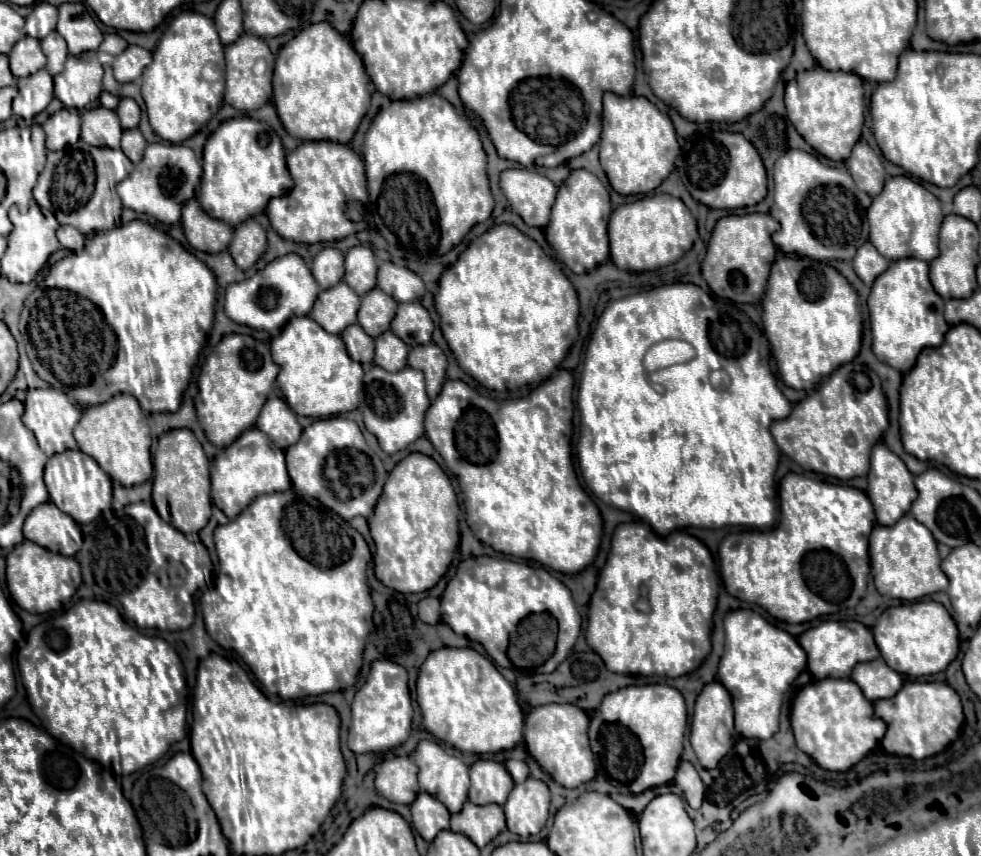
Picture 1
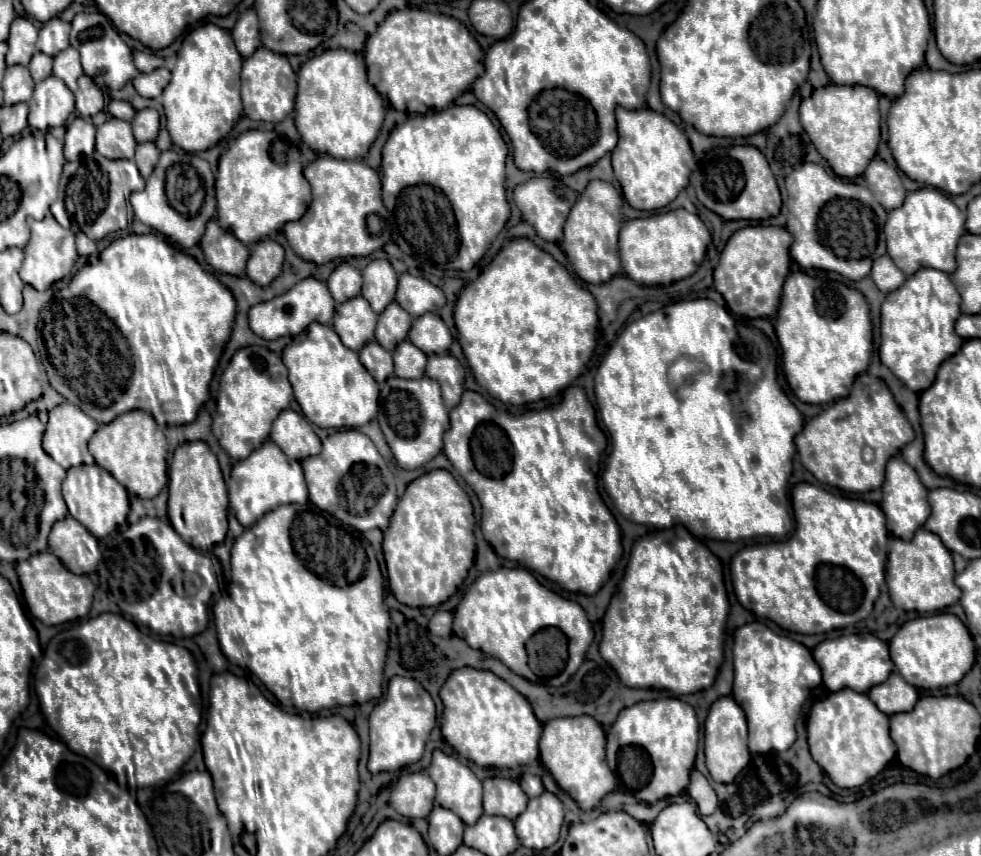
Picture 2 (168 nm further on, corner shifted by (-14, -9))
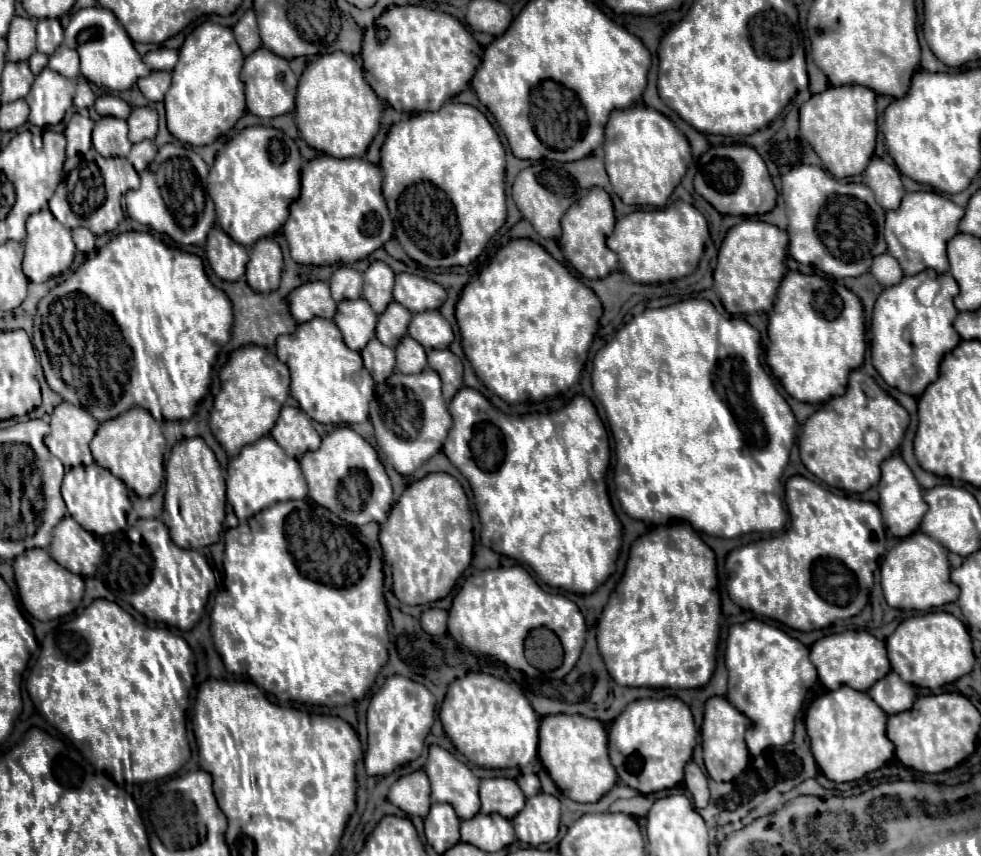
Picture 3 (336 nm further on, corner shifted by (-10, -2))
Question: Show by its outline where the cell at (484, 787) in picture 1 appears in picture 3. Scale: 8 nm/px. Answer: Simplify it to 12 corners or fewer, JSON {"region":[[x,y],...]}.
{"region":[[482,779],[480,813],[516,817],[526,803],[514,779]]}

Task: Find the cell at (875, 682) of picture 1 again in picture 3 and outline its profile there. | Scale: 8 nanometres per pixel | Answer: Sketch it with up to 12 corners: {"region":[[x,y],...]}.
{"region":[[894,671],[868,689],[886,715],[908,711],[914,687]]}

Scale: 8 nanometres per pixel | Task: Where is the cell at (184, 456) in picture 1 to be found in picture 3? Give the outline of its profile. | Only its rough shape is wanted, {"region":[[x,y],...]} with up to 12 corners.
{"region":[[184,439],[165,464],[166,509],[180,507],[188,549],[220,540],[222,467],[204,439]]}

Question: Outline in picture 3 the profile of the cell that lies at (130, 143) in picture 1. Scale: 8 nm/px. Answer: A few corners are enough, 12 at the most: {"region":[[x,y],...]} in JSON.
{"region":[[140,141],[132,147],[128,161],[138,173],[156,157],[154,141]]}

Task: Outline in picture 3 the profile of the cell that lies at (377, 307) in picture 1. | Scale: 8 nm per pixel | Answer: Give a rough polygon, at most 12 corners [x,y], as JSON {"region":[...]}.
{"region":[[392,301],[378,317],[376,337],[396,347],[412,313]]}

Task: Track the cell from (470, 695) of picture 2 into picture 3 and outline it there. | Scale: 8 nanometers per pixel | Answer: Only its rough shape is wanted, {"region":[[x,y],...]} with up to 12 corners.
{"region":[[486,673],[450,683],[440,721],[474,765],[528,765],[540,717]]}

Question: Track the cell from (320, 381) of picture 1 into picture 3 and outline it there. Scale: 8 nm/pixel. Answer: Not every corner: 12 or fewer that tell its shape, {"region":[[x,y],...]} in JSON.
{"region":[[332,319],[280,335],[290,395],[310,419],[368,419],[372,375]]}

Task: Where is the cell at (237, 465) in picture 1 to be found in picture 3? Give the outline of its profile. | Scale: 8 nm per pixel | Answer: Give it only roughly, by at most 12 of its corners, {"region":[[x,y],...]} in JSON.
{"region":[[270,435],[228,463],[226,499],[240,521],[304,499],[298,461]]}

